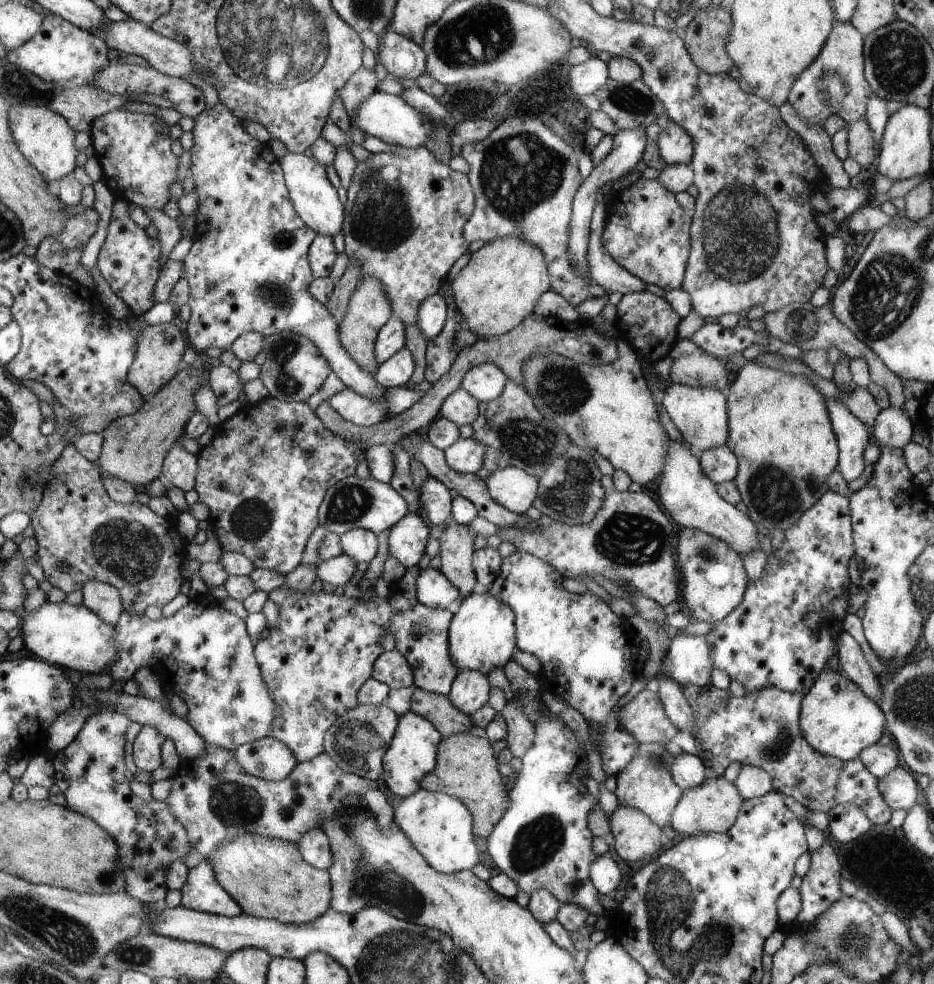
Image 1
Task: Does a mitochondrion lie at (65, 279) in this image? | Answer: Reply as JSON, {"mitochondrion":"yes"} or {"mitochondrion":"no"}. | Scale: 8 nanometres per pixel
{"mitochondrion":"no"}

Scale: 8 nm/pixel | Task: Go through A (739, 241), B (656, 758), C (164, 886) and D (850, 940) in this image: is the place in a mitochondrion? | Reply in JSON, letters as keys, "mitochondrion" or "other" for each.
{"A":"mitochondrion","B":"mitochondrion","C":"other","D":"mitochondrion"}

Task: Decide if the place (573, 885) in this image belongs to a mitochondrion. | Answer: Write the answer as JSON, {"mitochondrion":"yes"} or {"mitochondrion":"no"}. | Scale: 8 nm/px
{"mitochondrion":"yes"}

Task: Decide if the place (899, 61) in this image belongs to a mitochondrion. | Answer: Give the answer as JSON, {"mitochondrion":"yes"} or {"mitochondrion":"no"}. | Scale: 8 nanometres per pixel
{"mitochondrion":"yes"}

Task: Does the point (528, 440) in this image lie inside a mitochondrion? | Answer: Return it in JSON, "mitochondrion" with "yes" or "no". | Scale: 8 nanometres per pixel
{"mitochondrion":"yes"}

